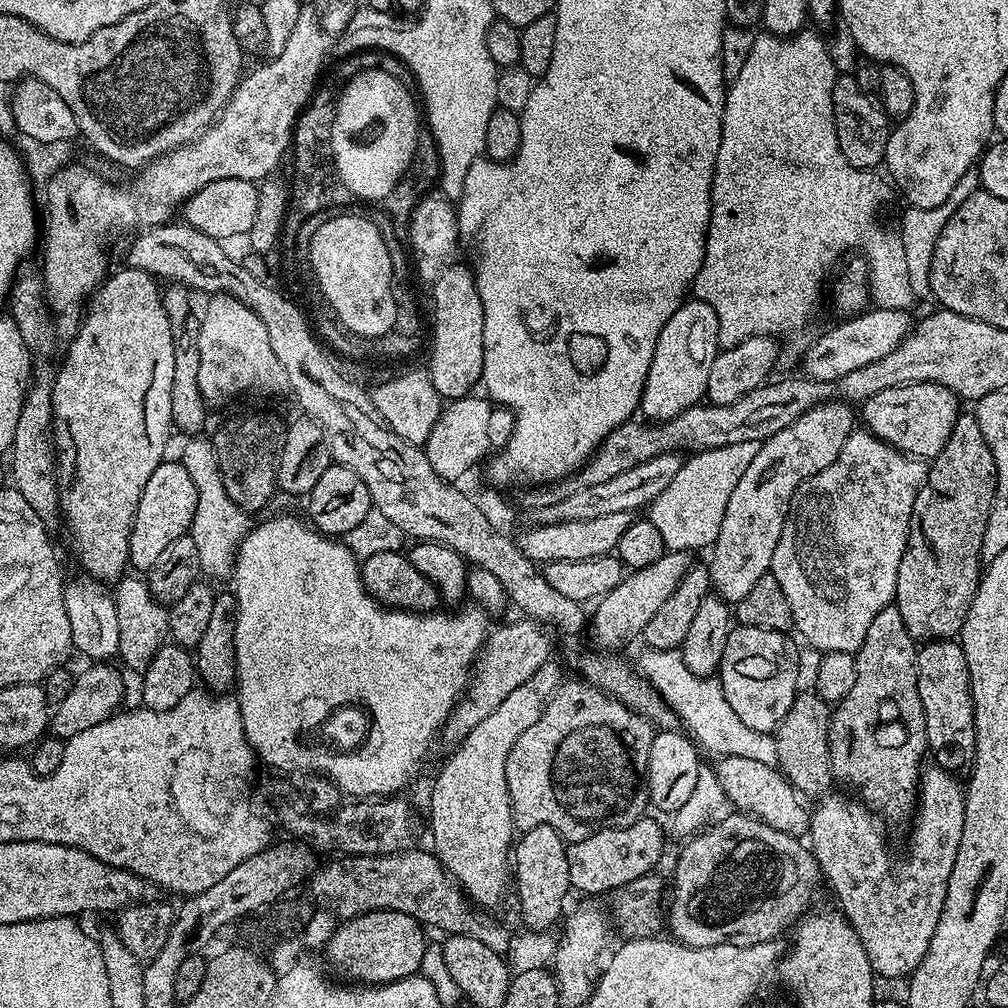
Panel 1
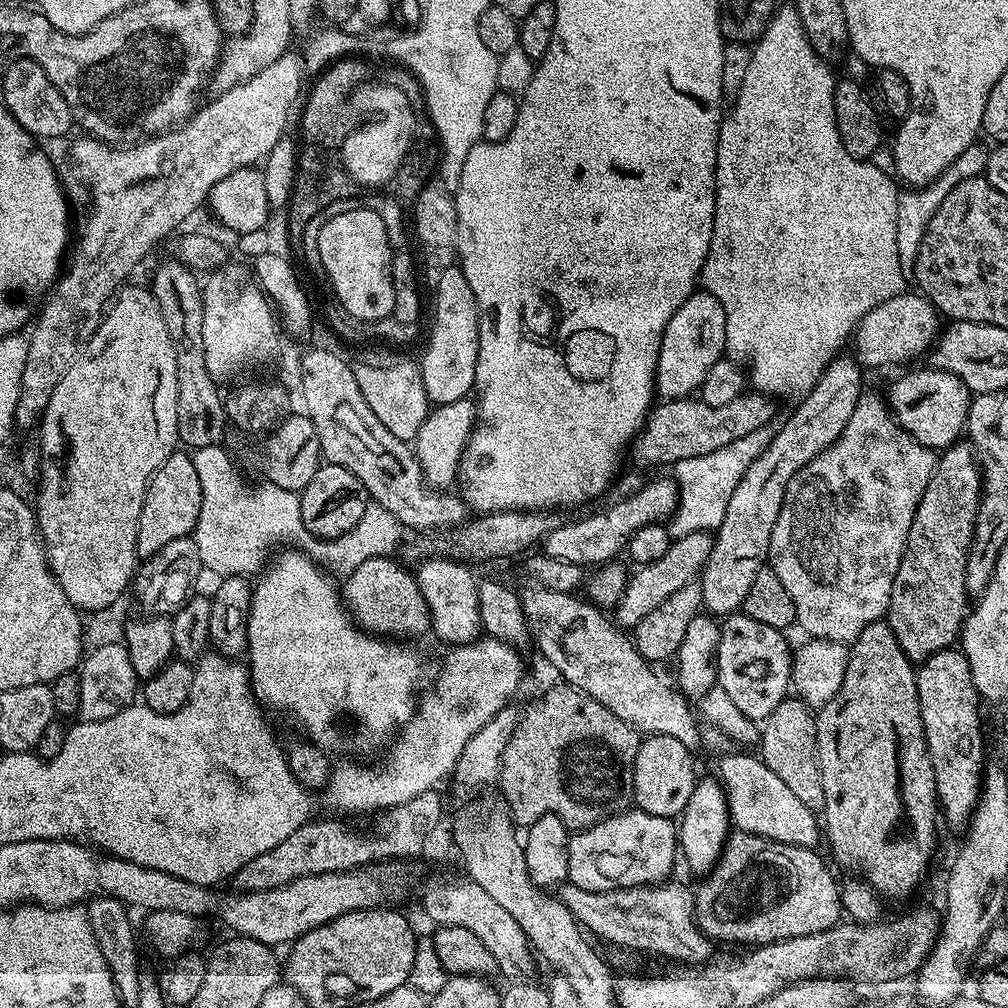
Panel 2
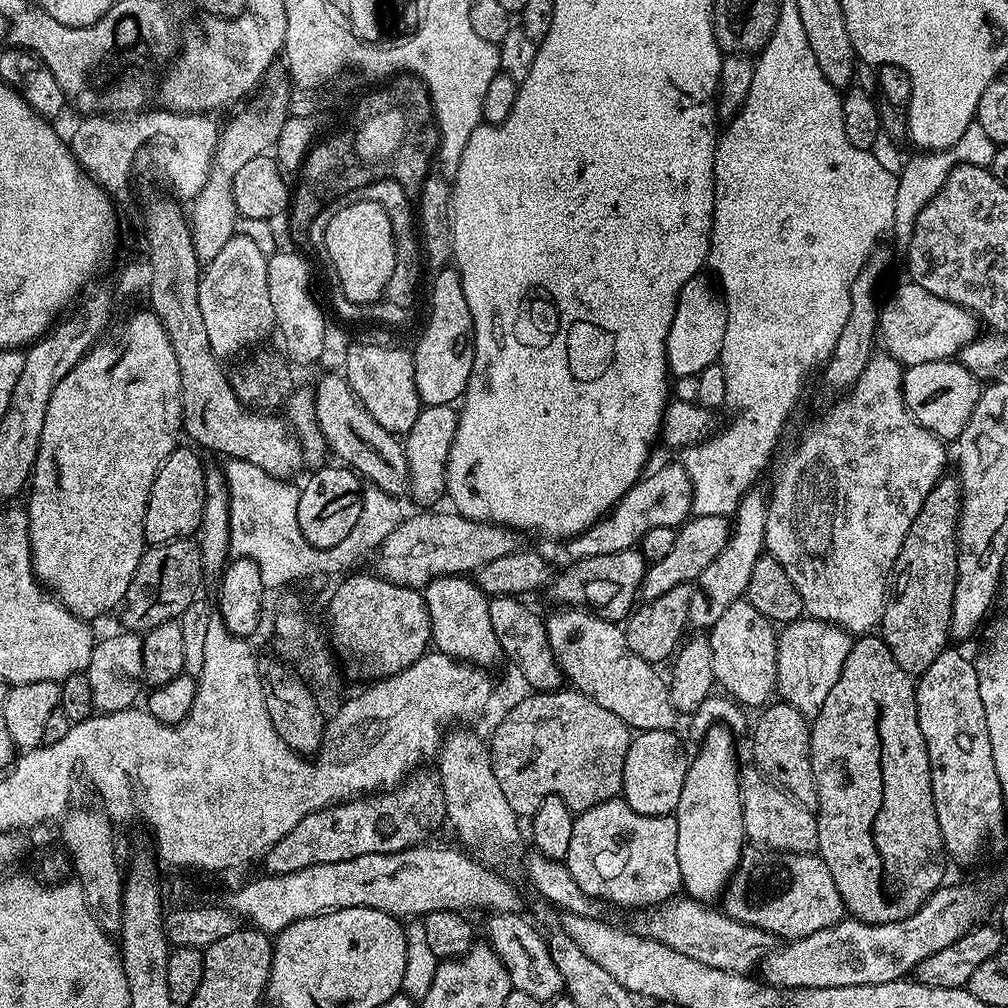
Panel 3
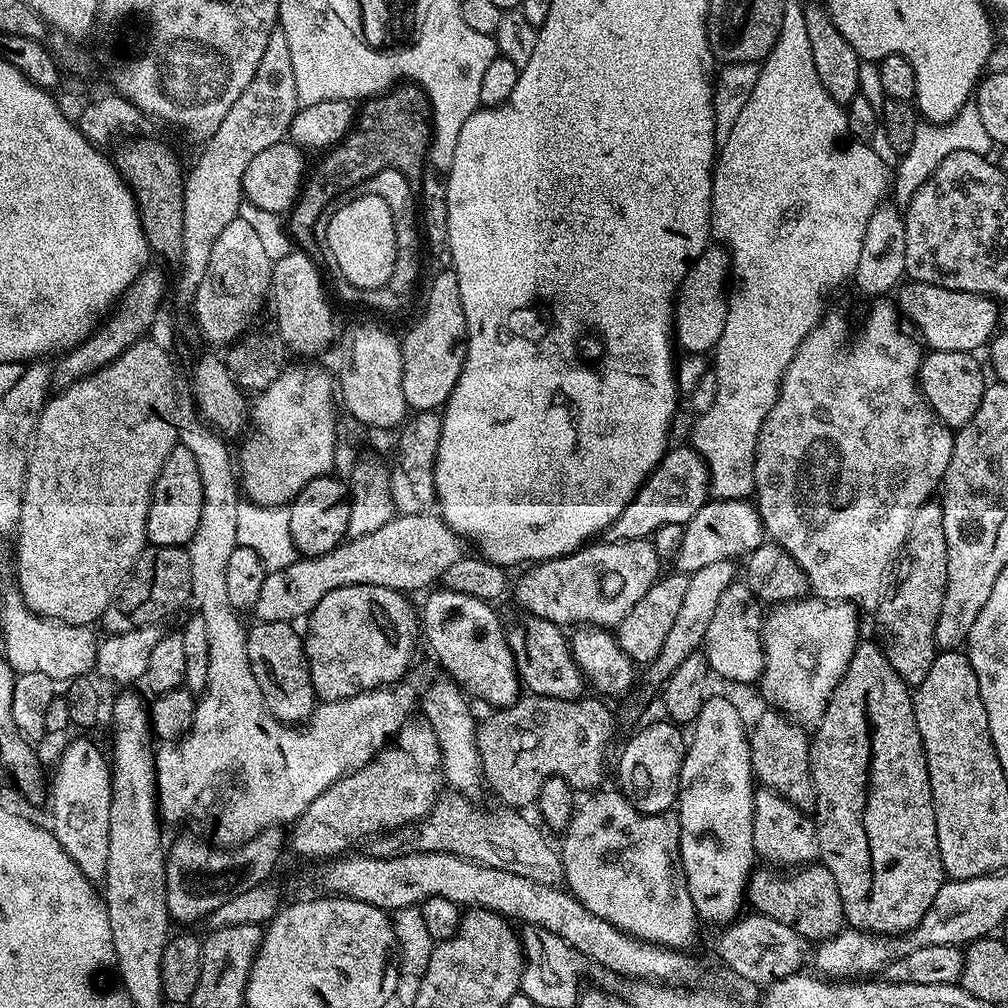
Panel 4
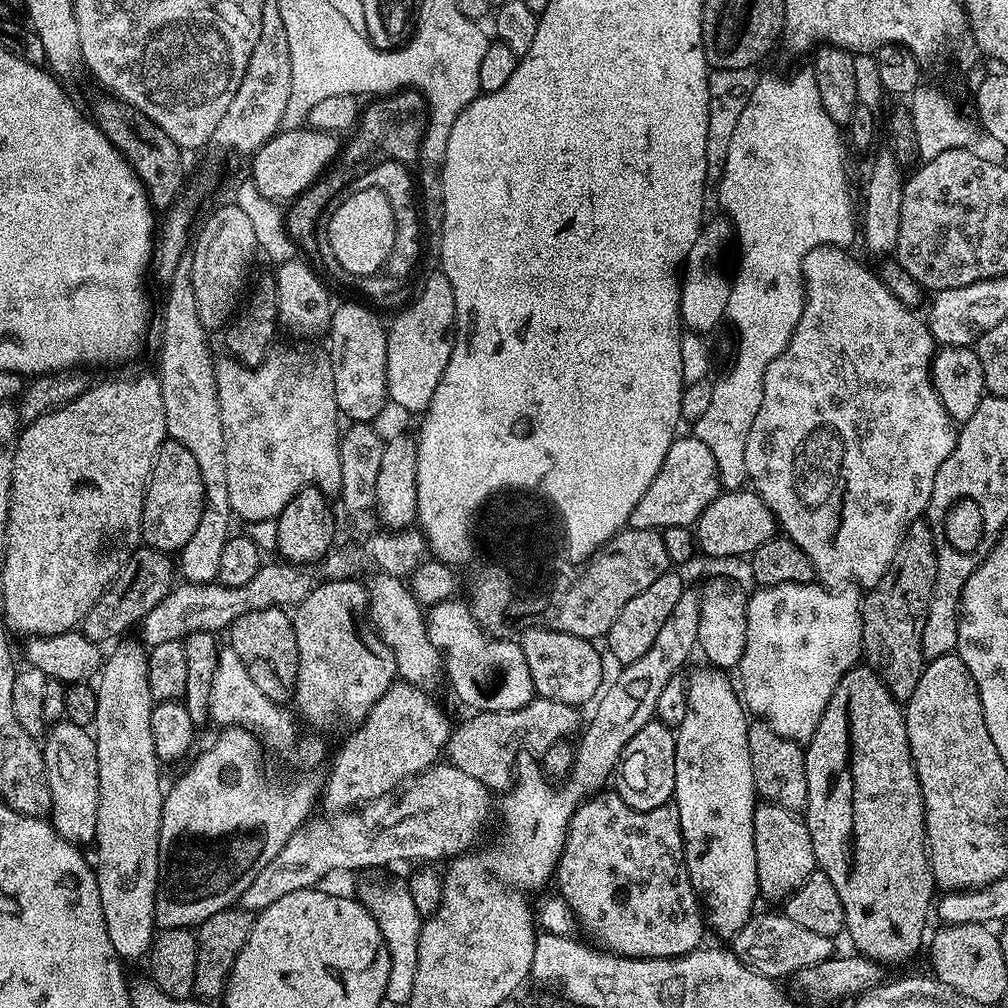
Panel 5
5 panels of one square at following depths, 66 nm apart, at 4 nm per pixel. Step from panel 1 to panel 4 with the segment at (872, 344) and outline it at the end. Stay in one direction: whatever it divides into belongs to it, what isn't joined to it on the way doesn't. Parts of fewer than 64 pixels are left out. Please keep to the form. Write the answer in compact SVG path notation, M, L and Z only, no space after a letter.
M915 282L906 284L899 289L899 292L901 291L900 300L898 299L899 311L909 325L912 323L920 331L919 339L925 345L928 343L927 347L931 351L958 350L976 354L979 353L978 350L984 343L985 347L993 339L997 331L996 308L998 304L992 297L979 296L973 292L946 290L942 286L930 286L929 284Z

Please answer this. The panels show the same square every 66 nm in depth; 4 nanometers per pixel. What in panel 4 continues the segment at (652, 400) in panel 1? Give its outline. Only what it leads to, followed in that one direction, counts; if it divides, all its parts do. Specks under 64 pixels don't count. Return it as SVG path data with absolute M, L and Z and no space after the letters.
M709 246L699 258L693 260L684 281L680 283L680 291L676 293L676 314L674 317L674 340L688 352L708 352L715 349L718 338L722 338L722 326L726 326L728 313L728 292L726 285L730 280L730 257L723 247Z

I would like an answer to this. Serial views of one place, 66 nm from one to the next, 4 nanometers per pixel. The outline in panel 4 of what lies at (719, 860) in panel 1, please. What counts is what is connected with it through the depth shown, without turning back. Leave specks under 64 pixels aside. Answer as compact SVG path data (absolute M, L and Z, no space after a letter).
M813 862L801 867L792 877L779 876L779 871L768 866L760 866L748 878L746 900L753 913L774 918L774 922L782 922L793 928L799 936L809 942L829 940L837 936L845 927L842 898L838 894L838 886L834 878L828 875L826 866Z

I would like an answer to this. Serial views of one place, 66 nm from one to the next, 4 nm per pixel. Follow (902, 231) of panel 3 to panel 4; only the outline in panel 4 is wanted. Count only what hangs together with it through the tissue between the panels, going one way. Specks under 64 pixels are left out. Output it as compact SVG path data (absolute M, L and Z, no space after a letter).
M974 102L964 104L962 110L949 124L917 123L914 146L910 146L910 150L899 157L900 165L894 168L895 203L906 206L912 195L932 177L934 170L938 170L942 158L958 150L970 150L979 156L988 156L991 148L994 148L994 142L990 134L986 134L986 126L982 126L982 117L978 115L978 106Z

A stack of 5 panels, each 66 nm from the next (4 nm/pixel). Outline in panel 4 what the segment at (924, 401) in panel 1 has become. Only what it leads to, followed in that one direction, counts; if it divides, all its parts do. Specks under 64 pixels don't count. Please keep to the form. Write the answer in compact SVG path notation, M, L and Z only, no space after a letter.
M958 350L929 351L920 361L918 383L924 400L932 407L932 412L950 430L958 430L974 418L974 410L982 402L986 387L984 368L971 352Z

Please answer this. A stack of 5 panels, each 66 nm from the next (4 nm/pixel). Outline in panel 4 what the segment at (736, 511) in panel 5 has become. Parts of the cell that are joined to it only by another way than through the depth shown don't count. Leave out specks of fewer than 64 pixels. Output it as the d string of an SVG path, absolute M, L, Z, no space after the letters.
M709 499L708 503L694 514L684 525L684 533L674 557L675 571L691 574L702 570L702 566L711 566L713 562L735 561L736 556L747 557L756 547L765 543L766 533L760 511L755 503L743 500Z

